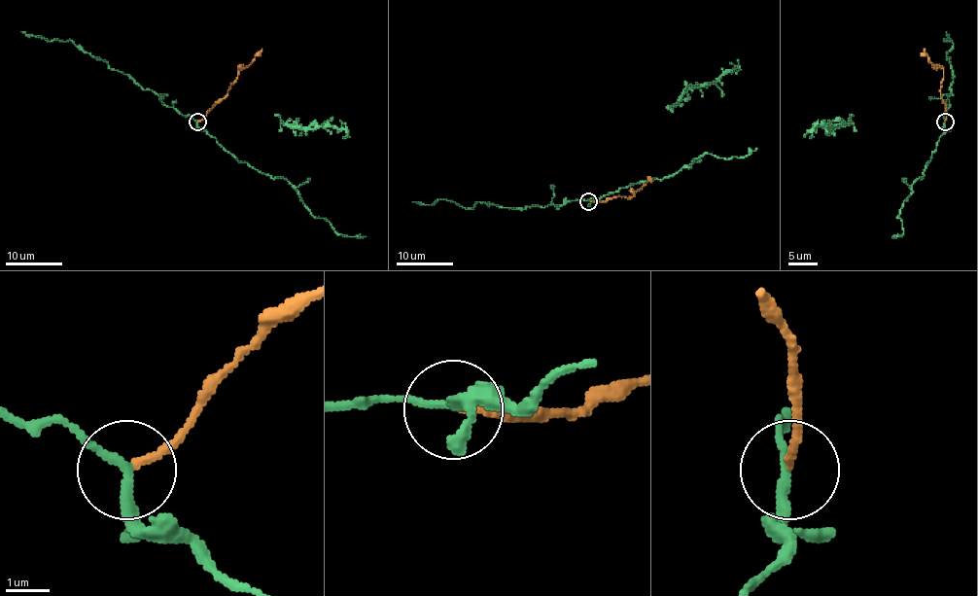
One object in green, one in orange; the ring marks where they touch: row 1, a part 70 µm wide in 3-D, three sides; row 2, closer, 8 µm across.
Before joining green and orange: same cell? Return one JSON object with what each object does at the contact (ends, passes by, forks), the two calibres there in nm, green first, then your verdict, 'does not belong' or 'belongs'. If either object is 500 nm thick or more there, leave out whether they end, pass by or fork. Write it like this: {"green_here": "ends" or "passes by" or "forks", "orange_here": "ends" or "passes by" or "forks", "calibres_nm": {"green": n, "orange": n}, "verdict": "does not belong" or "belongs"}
{"green_here": "passes by", "orange_here": "ends", "calibres_nm": {"green": 220, "orange": 160}, "verdict": "does not belong"}

